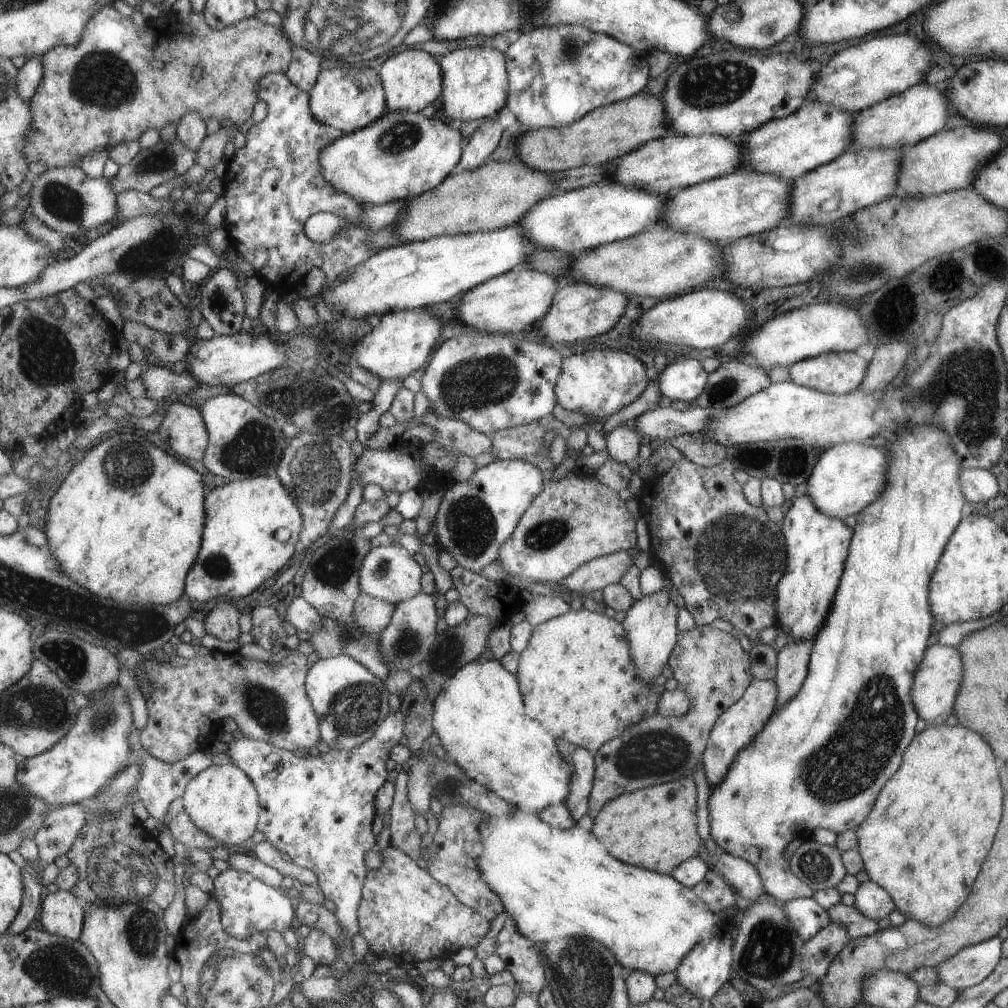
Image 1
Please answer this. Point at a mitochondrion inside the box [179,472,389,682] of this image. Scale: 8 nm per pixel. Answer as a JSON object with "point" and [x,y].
{"point":[338,564]}

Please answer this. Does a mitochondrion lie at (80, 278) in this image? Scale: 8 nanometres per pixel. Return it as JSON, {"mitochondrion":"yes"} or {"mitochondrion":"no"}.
{"mitochondrion":"no"}

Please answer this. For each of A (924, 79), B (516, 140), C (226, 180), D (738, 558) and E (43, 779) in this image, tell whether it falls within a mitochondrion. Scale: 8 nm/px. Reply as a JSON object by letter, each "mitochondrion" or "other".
{"A":"other","B":"other","C":"other","D":"mitochondrion","E":"other"}

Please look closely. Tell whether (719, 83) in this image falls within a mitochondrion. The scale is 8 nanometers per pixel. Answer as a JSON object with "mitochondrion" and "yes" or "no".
{"mitochondrion":"yes"}

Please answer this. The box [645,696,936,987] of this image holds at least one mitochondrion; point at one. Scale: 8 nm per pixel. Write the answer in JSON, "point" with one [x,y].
{"point":[815,866]}

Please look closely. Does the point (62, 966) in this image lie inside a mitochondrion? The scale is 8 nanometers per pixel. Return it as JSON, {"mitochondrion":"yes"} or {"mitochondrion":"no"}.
{"mitochondrion":"yes"}

